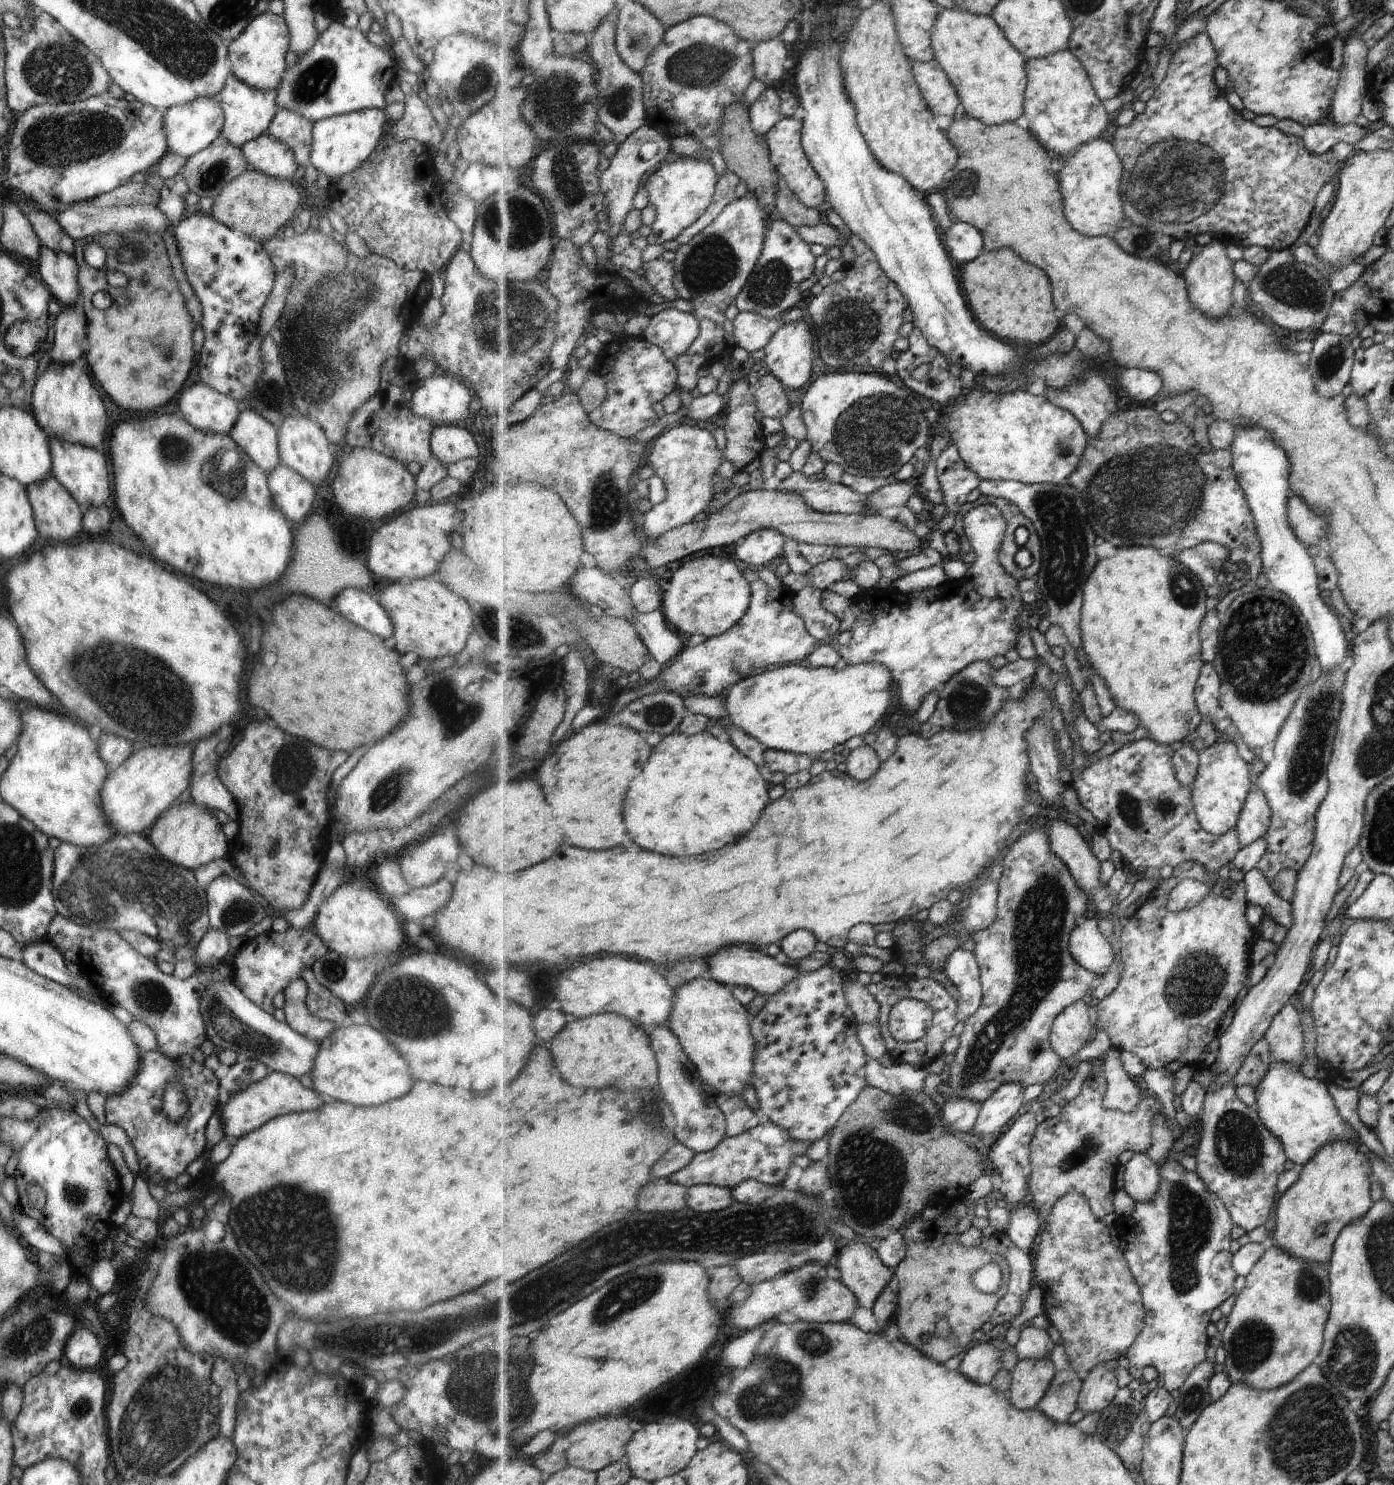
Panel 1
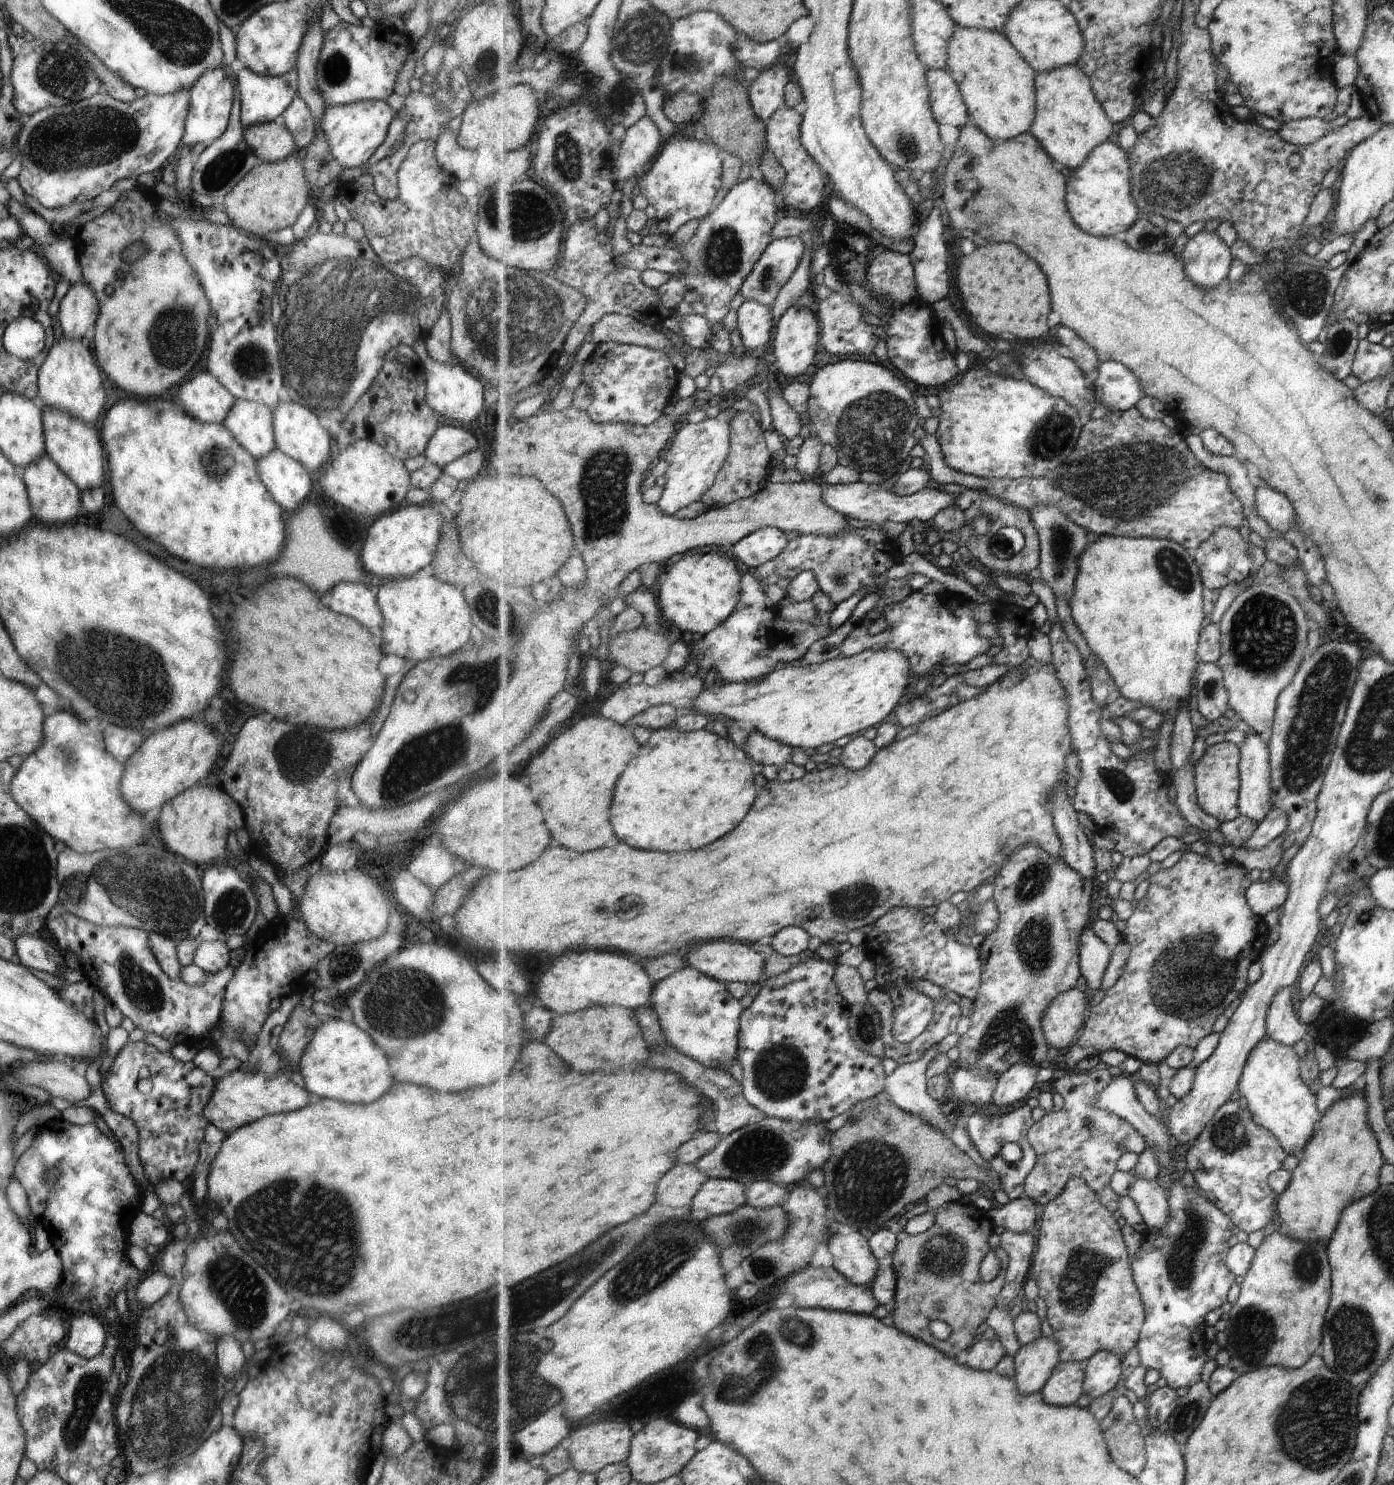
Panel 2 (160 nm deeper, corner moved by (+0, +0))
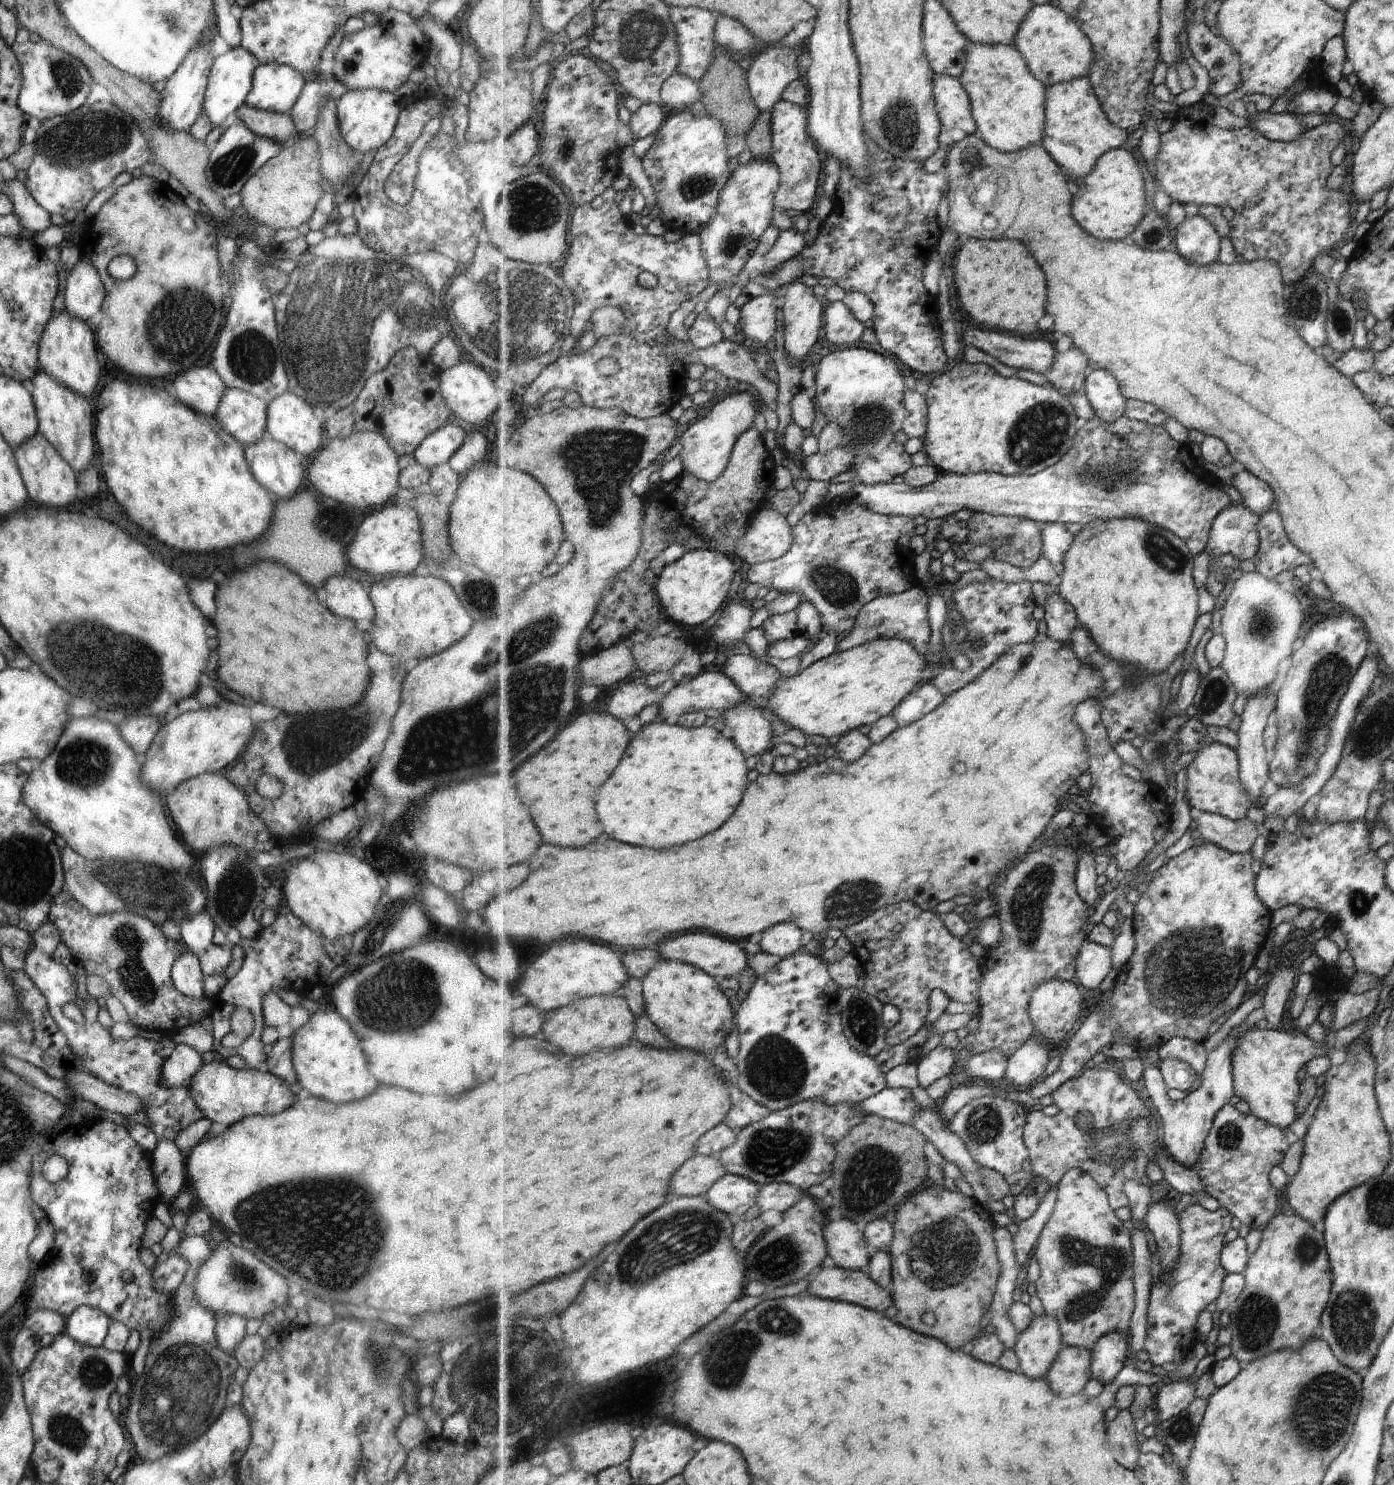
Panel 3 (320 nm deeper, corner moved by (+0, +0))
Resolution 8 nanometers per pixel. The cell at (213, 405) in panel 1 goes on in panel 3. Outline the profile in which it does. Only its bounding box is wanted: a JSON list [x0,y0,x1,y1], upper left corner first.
[174,367,227,415]

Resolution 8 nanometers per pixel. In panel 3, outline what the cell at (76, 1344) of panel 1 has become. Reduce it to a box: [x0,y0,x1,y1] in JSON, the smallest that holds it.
[66,1305,111,1347]

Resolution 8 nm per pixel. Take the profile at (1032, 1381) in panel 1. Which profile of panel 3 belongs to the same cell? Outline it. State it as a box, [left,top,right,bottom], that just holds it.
[1017,1314,1066,1379]

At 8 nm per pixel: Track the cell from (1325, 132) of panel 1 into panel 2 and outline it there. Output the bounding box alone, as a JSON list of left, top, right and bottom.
[1277,115,1349,146]

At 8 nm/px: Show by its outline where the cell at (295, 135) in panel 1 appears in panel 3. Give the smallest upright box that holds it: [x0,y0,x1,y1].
[288,71,348,134]

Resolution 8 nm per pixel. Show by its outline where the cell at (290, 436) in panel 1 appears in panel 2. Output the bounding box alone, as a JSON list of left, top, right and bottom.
[272,401,333,474]

